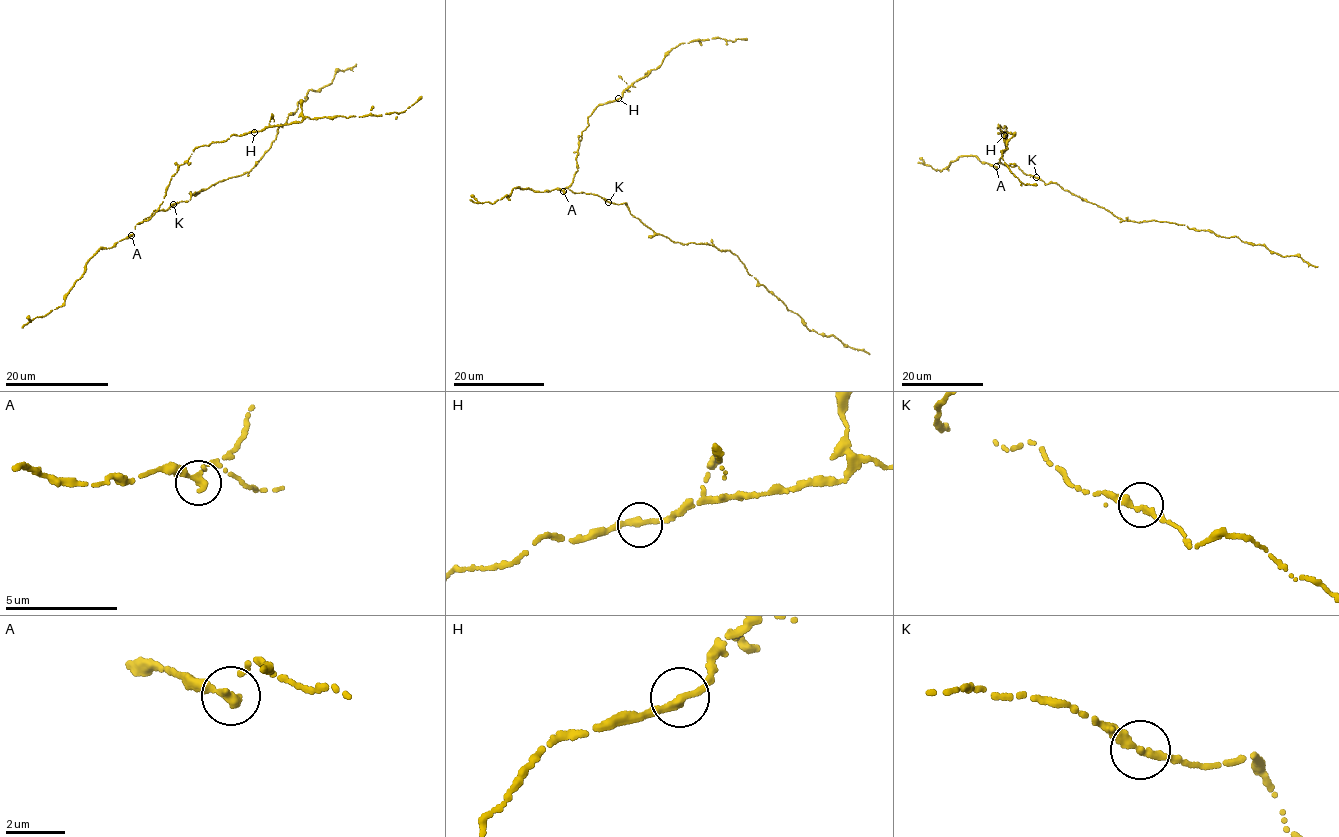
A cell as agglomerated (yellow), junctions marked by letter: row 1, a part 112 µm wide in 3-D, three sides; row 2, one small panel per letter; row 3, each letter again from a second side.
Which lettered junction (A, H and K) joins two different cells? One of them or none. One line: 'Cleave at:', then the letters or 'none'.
Cleave at: none

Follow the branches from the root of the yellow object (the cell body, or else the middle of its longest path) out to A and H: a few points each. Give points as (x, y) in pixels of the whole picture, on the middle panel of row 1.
A: (611, 203), (596, 194), (574, 193), (566, 187), (563, 191)
H: (611, 203), (596, 194), (574, 193), (568, 188), (577, 170), (575, 159), (588, 118), (597, 105), (618, 99)

